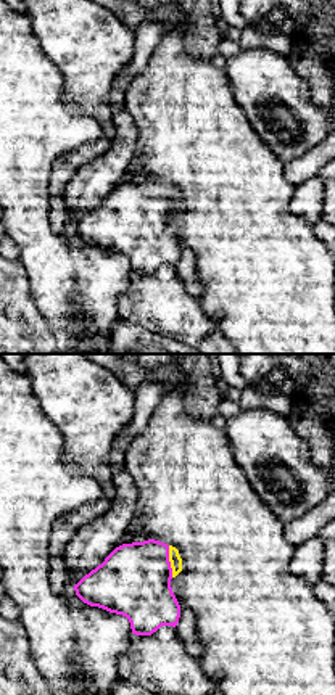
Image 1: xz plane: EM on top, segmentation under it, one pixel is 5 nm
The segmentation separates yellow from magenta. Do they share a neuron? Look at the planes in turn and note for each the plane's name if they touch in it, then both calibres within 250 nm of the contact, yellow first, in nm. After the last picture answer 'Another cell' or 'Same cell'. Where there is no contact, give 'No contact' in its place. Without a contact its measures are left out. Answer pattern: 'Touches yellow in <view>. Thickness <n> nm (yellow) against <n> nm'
Touches yellow in xz. Thickness 60 nm (yellow) against 360 nm

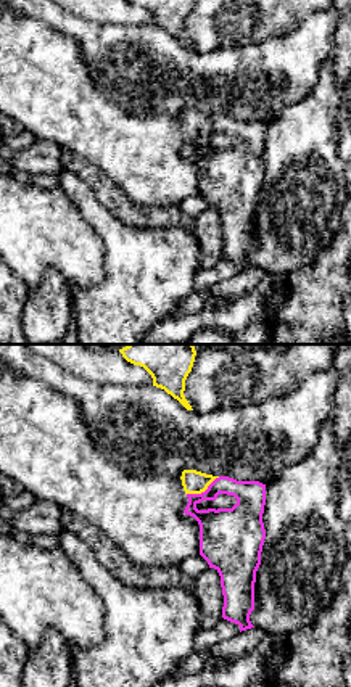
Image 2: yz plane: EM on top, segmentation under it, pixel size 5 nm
Touches yellow in yz. Thickness 120 nm (yellow) against 280 nm

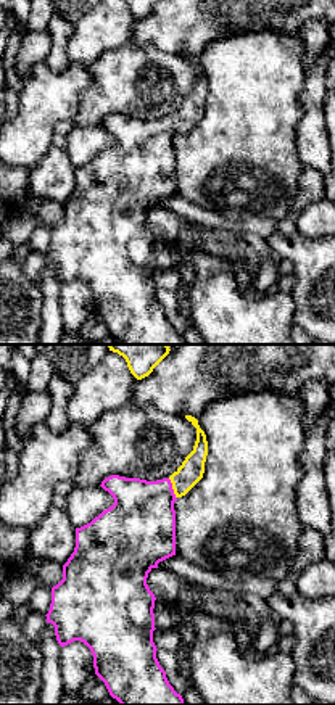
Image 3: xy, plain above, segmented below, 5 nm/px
Touches yellow in xy. Thickness 120 nm (yellow) against 360 nm

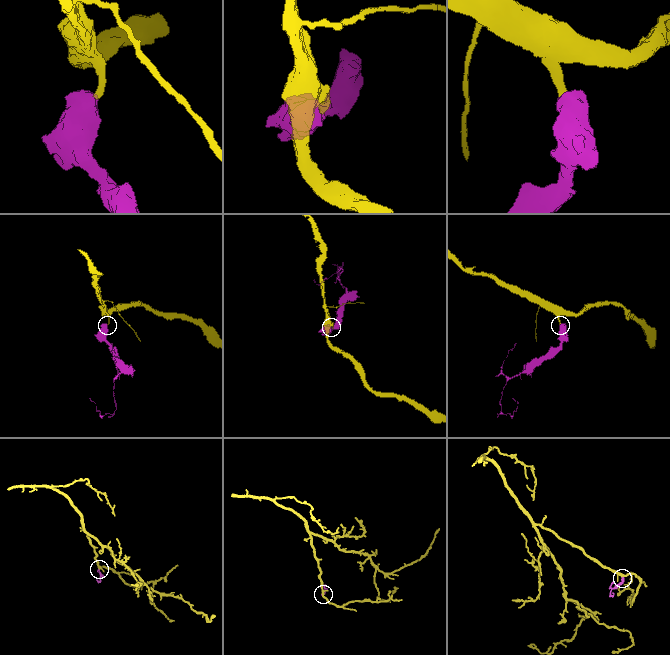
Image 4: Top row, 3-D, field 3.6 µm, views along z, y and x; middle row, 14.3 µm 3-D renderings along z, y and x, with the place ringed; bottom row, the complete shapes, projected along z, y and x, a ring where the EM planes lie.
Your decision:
Same cell

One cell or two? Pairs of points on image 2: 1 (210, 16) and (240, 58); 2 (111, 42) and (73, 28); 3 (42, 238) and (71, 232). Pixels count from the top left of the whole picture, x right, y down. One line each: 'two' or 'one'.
1: two
2: one
3: one

